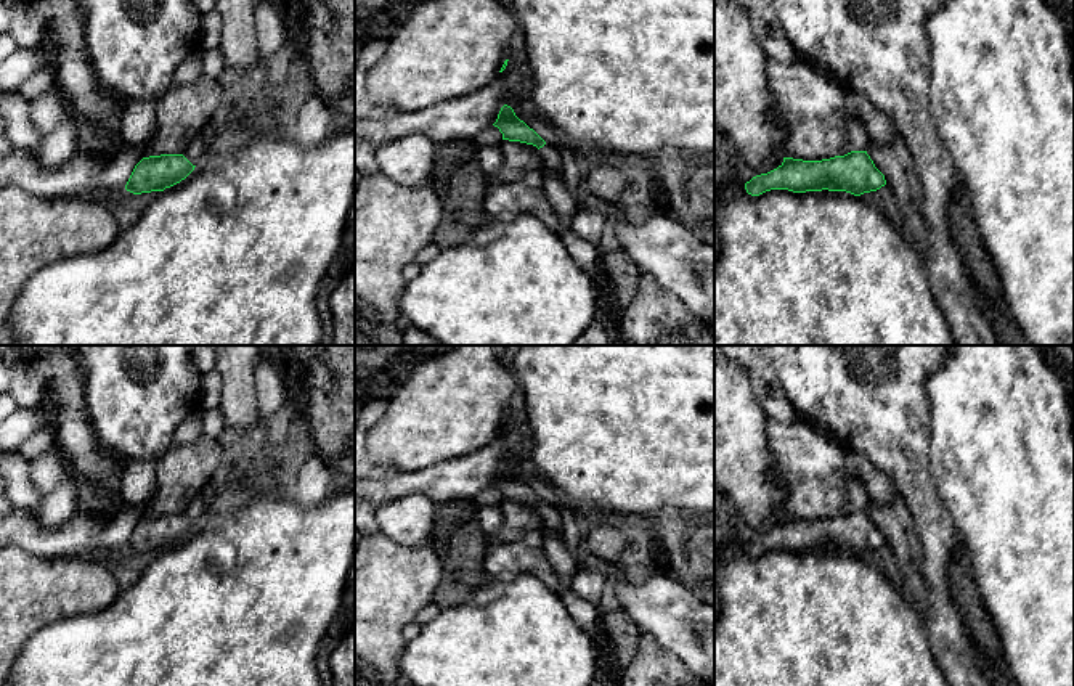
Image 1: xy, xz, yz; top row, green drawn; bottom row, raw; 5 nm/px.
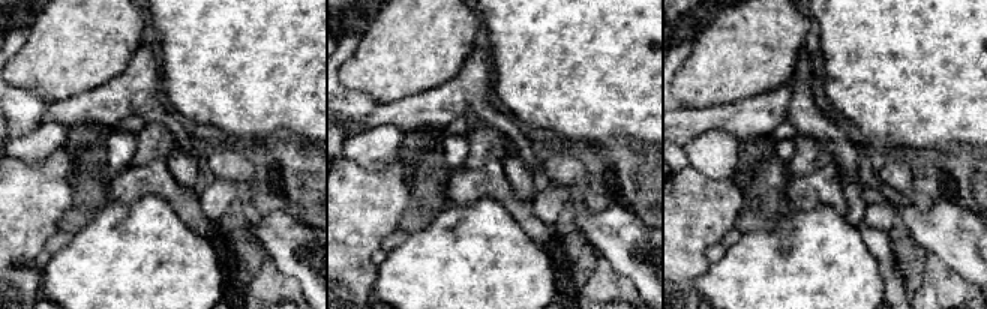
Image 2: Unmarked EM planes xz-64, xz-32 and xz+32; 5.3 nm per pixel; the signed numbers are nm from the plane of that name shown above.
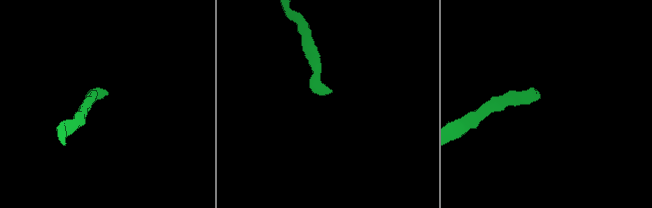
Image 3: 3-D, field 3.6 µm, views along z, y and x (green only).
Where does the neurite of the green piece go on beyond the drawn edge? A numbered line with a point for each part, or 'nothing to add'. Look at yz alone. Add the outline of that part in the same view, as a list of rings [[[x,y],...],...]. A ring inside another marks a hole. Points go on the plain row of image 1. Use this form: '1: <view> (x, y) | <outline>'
nothing to add

